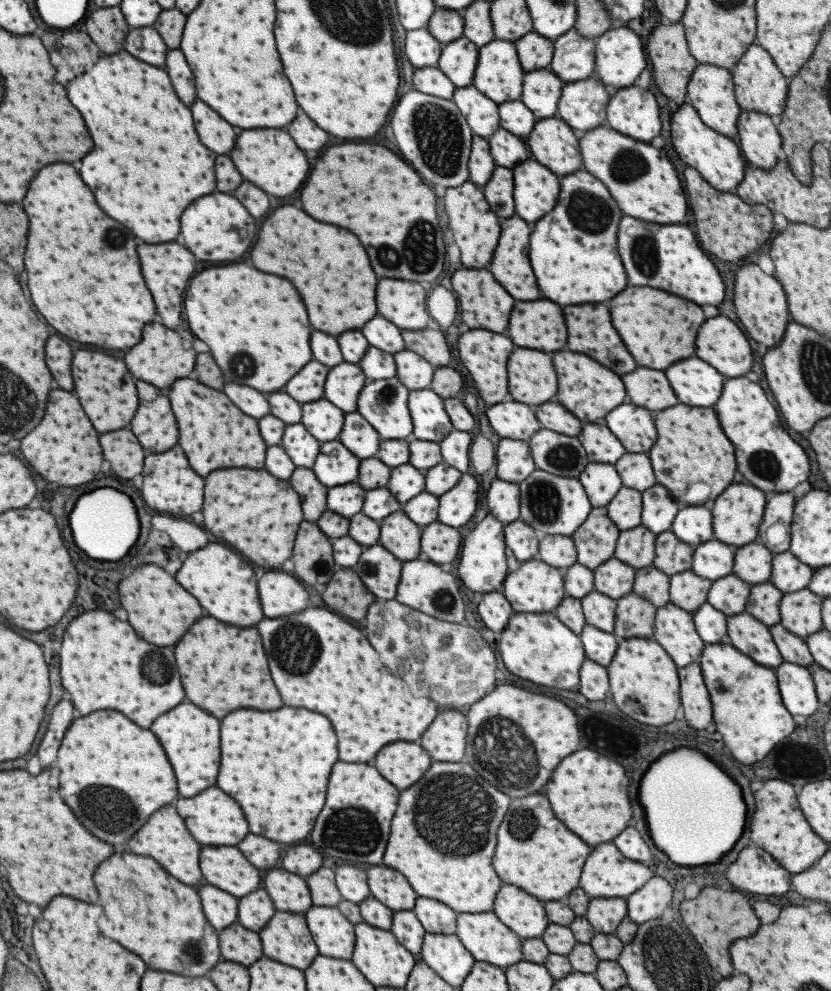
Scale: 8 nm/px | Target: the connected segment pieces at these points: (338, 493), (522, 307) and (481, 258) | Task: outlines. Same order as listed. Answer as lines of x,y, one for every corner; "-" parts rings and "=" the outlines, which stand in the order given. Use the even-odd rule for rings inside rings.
357,482
332,486
326,489
327,509
350,519
362,507
365,490
=
549,300
517,302
509,314
509,340
521,348
559,350
565,346
561,308
=
468,181
445,190
443,208
449,216
449,228
451,228
453,240
461,252
461,264
465,268
483,268
489,262
499,238
499,230
501,230
499,216
490,209
481,189

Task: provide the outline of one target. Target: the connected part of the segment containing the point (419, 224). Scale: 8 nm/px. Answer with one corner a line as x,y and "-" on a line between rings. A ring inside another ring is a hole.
341,144
327,148
319,160
313,164
307,182
299,192
305,214
319,222
335,224
353,232
363,244
373,272
379,278
397,280
423,280
431,282
439,276
443,268
443,242
437,224
435,196
421,182
413,168
409,168
399,156
383,146
373,144

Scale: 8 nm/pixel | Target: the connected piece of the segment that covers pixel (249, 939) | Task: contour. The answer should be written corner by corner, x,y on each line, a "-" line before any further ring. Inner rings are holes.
237,920
229,924
227,928
221,929
218,936
219,950
225,960
249,966
251,962
263,956
259,946
259,936
251,930
245,930

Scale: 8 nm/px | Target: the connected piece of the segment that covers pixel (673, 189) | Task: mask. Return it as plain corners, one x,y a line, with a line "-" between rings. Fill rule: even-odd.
595,128
578,139
581,169
601,180
623,214
657,224
681,222
687,214
687,202
681,190
681,180
671,162
646,142
615,132
612,128

